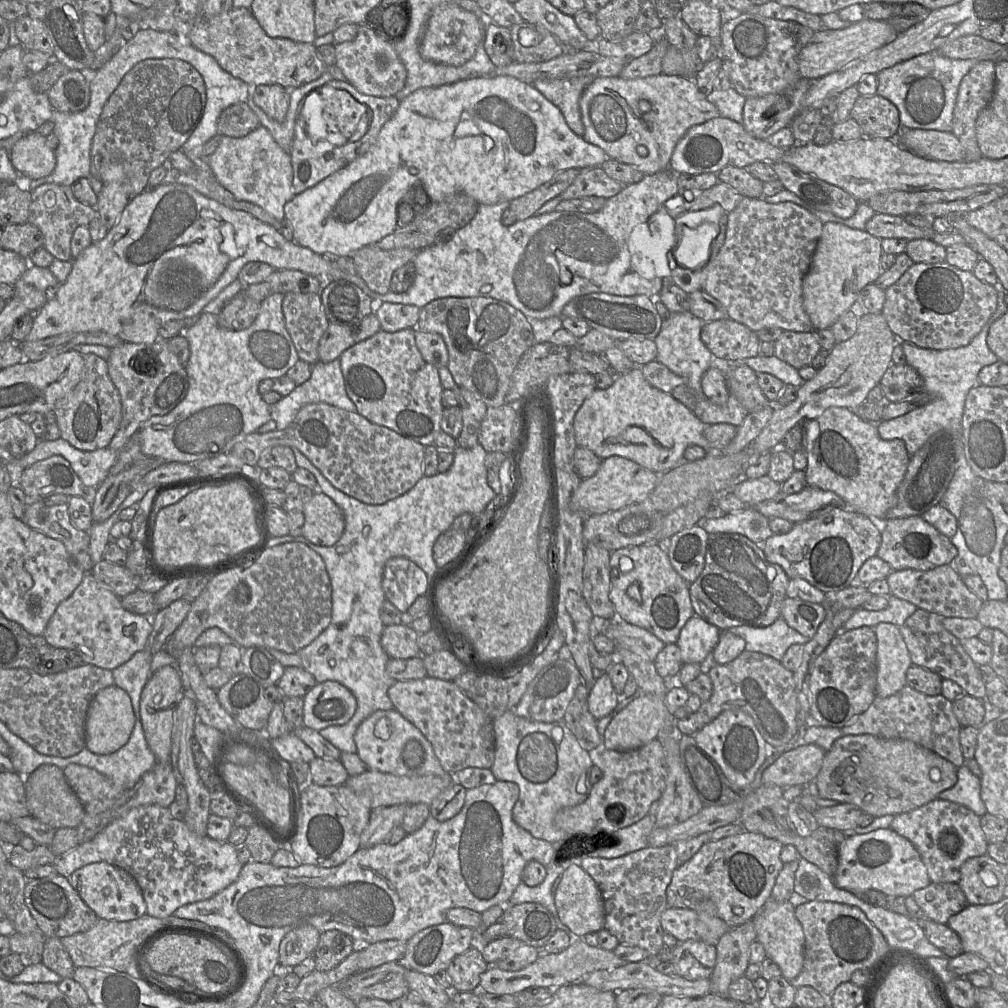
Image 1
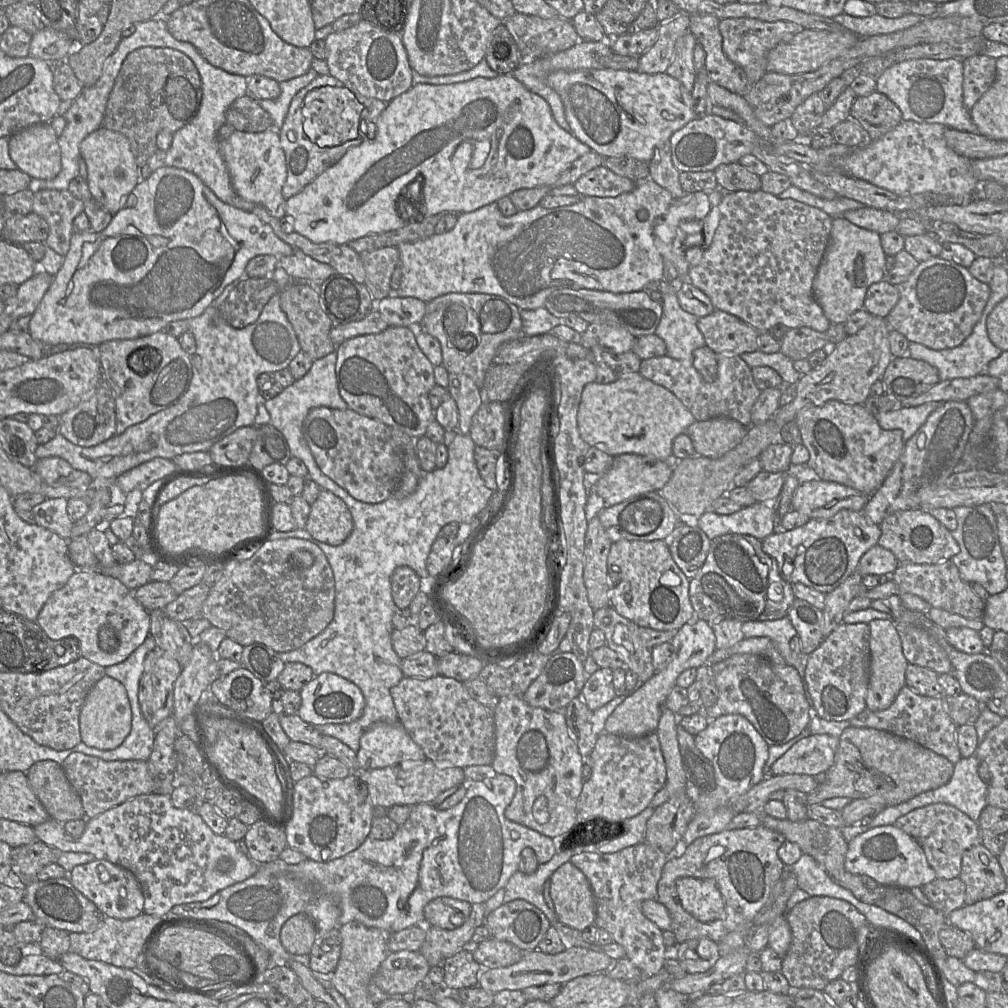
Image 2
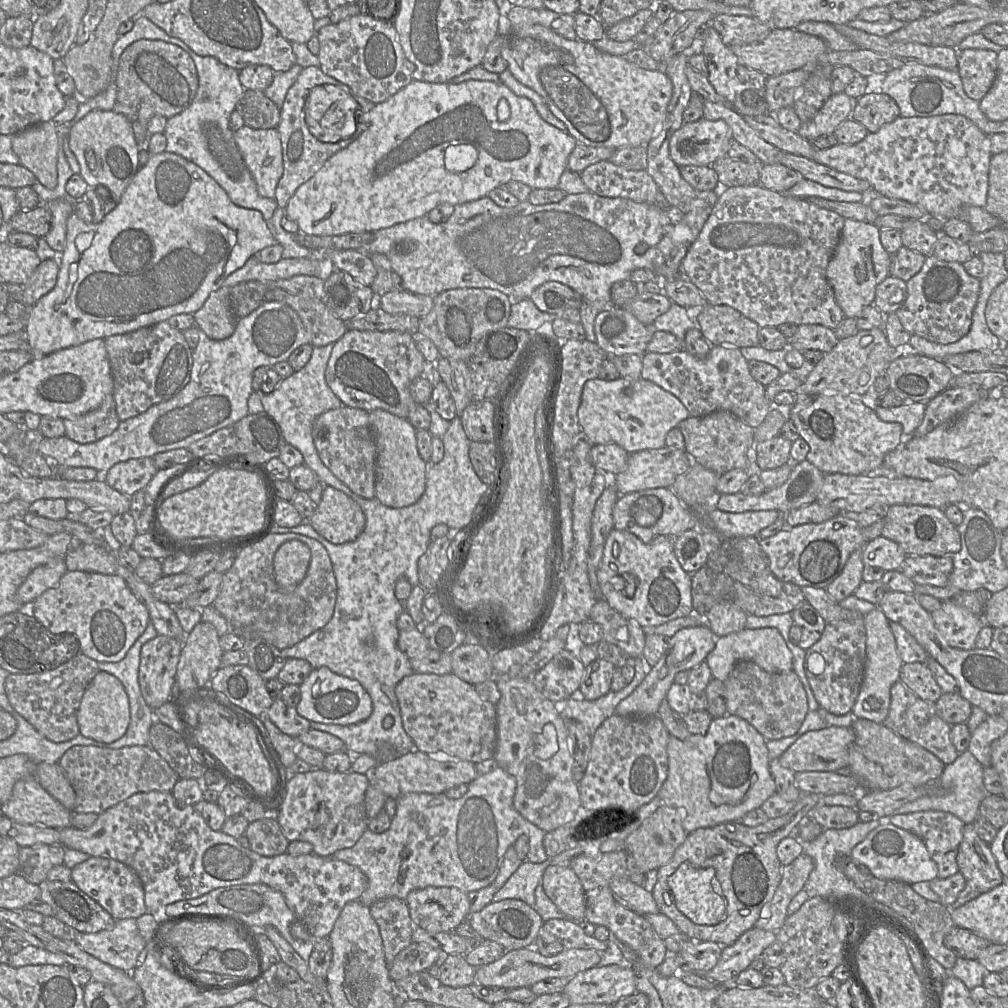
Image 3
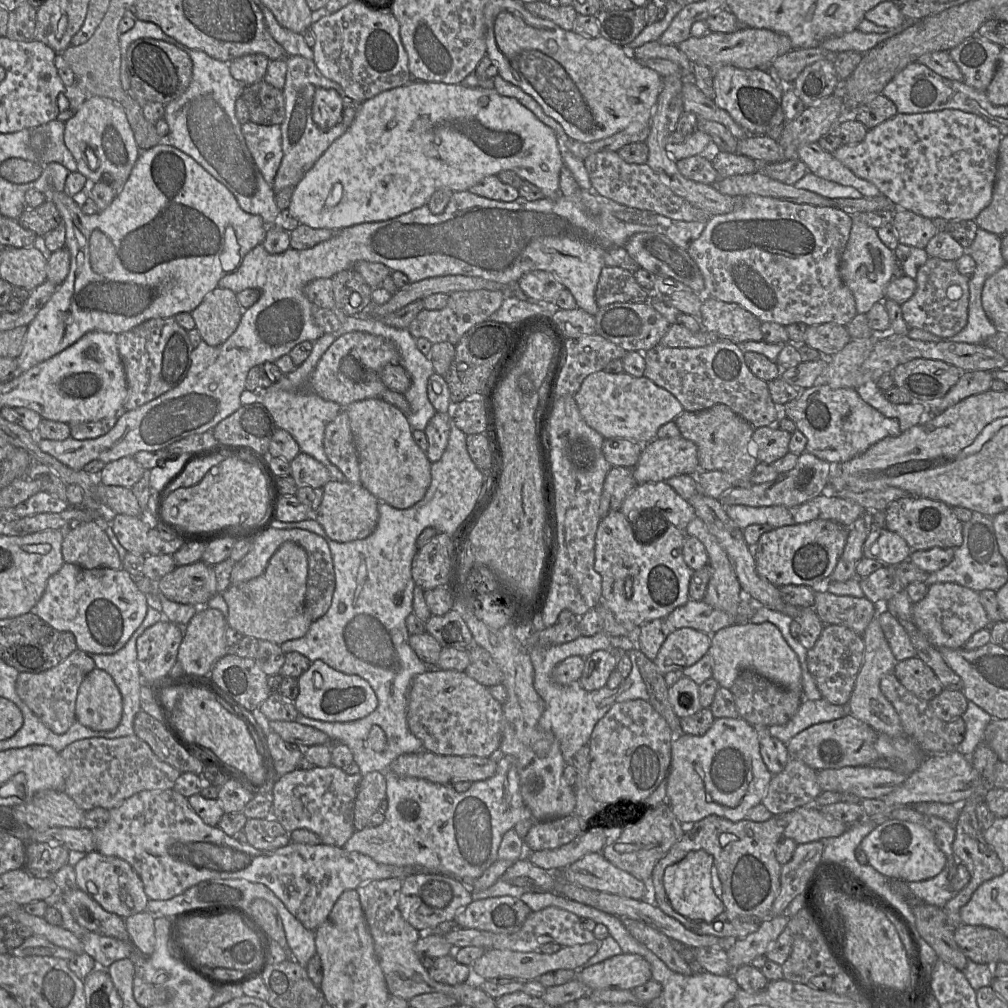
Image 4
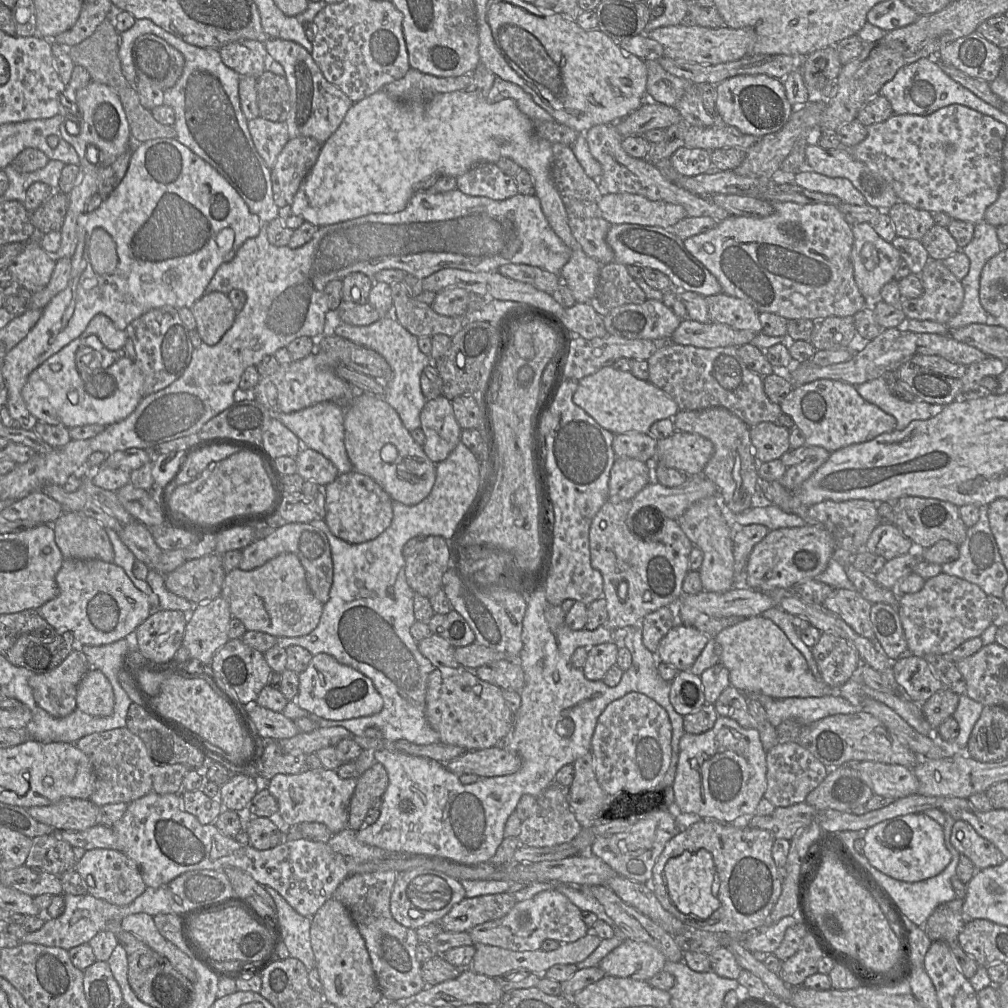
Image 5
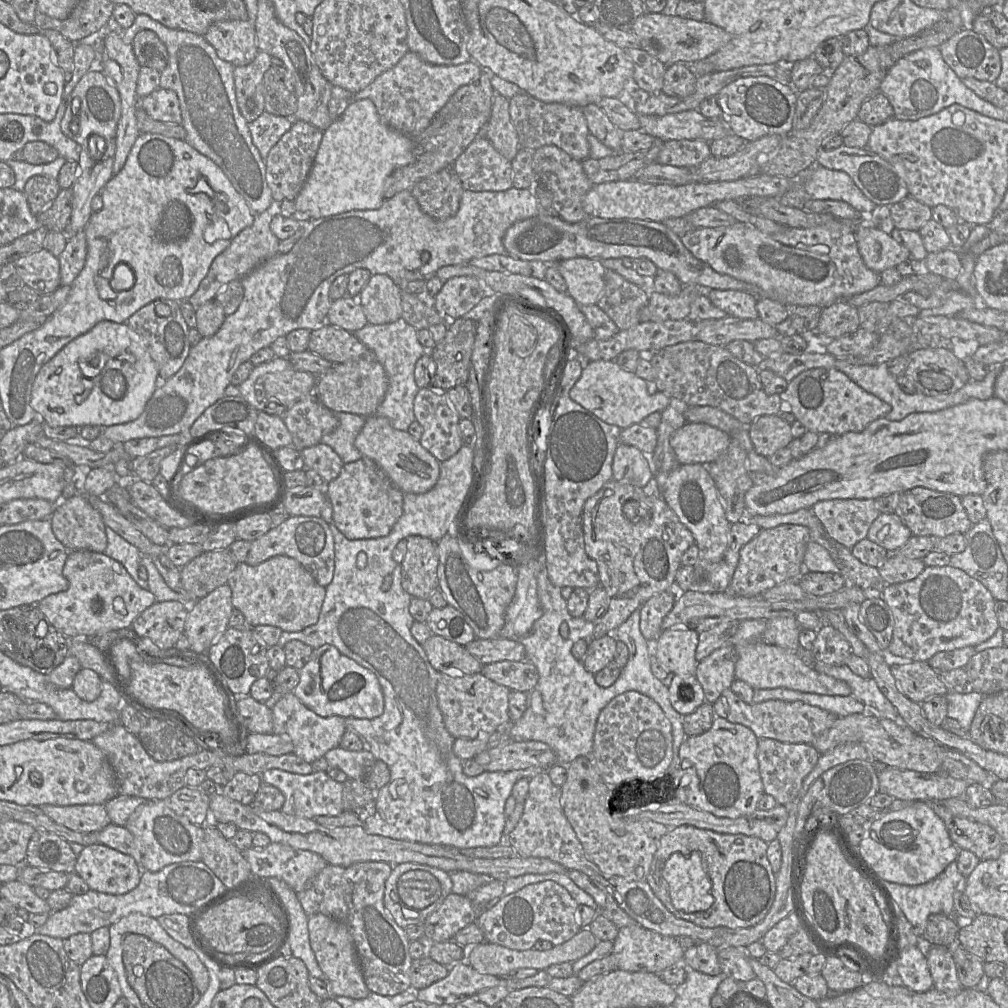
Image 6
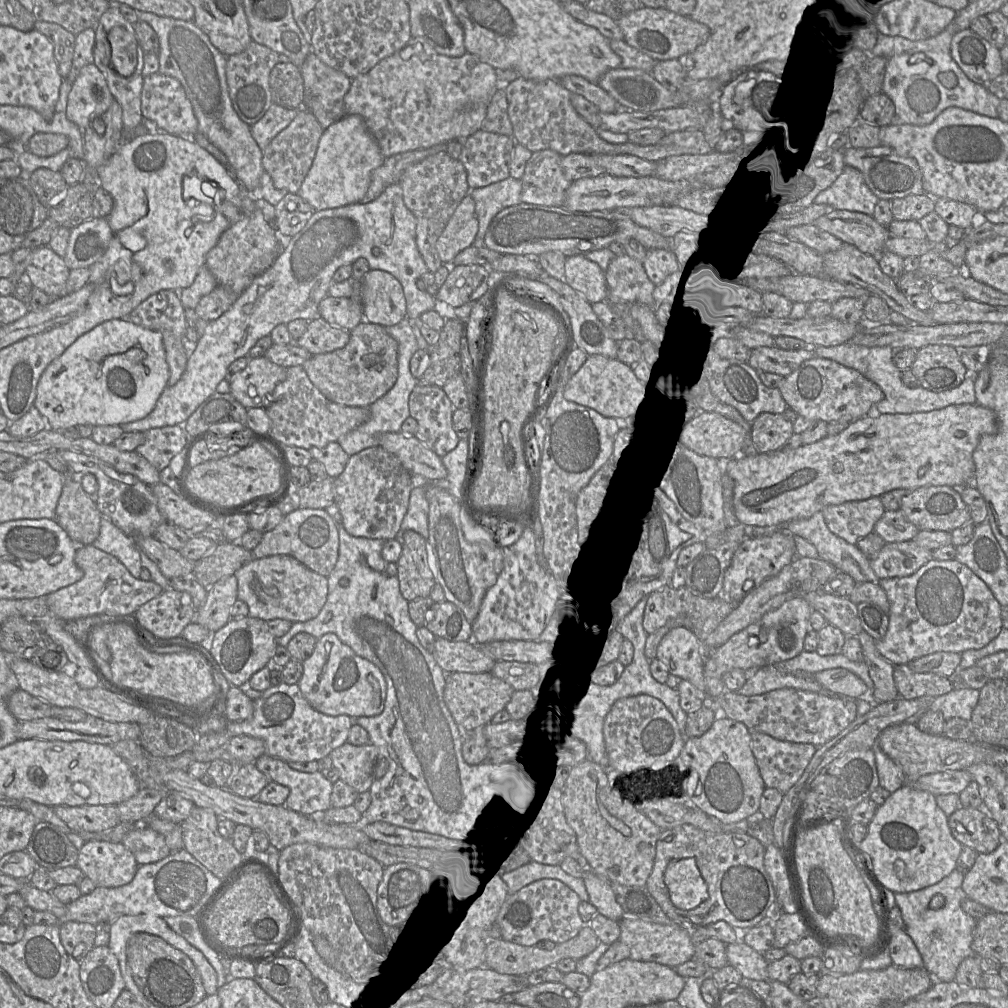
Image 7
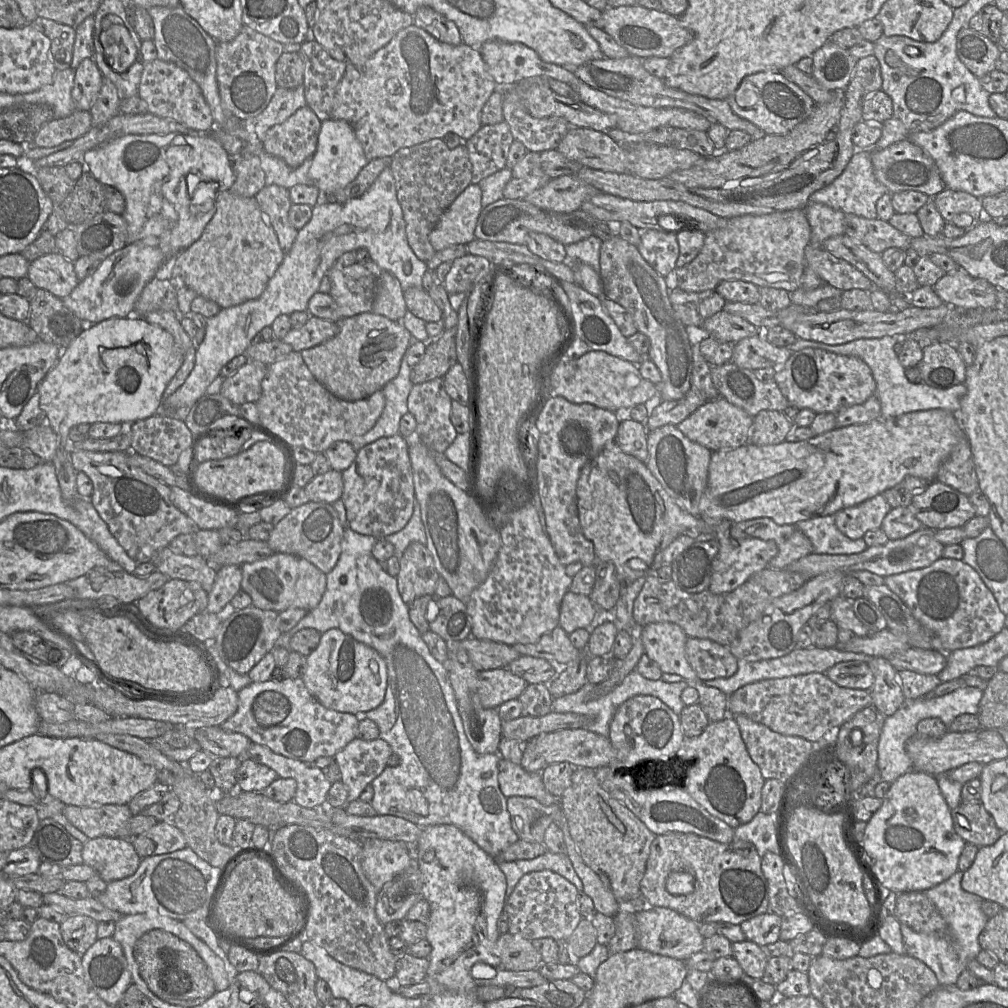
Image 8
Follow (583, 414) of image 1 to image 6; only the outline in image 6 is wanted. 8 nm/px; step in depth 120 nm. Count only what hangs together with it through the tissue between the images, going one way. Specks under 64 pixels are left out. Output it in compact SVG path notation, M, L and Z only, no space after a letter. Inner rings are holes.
M614 360L584 362L581 376L571 388L569 396L605 423L621 429L641 423L654 412L662 412L670 403L670 397L658 391L654 381L646 382L635 372L620 367Z

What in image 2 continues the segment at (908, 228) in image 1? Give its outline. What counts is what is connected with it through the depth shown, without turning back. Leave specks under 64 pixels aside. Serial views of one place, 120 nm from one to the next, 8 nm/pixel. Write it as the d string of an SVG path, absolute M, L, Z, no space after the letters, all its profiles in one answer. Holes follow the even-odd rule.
M868 206L848 210L842 217L856 226L878 234L895 231L901 218L899 214Z

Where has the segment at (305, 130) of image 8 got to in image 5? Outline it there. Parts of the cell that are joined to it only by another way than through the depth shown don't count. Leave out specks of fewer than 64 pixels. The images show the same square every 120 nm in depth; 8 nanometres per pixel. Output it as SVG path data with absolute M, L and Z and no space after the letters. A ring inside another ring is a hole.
M296 137L289 139L280 152L273 168L271 168L271 185L275 204L281 208L292 205L301 183L316 163L322 145L311 137Z

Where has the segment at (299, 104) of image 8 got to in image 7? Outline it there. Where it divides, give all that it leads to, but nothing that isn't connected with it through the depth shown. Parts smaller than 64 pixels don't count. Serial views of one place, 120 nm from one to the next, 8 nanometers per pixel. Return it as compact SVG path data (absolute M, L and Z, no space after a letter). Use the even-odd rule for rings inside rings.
M271 104L263 117L250 126L251 135L263 151L271 140L282 131L297 115L298 109L284 108Z

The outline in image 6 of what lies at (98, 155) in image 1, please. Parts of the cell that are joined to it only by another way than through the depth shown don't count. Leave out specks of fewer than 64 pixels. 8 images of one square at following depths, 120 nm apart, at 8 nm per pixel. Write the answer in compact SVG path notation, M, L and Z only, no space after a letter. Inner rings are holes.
M153 31L138 32L132 46L141 67L149 67L160 73L166 68L169 58L167 48Z

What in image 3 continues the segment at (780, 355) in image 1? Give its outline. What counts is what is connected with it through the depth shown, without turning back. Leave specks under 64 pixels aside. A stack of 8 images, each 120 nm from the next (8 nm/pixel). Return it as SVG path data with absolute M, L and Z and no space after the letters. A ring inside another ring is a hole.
M814 324L798 326L796 334L788 341L788 348L802 353L808 350L818 350L825 354L831 352L839 342L834 330Z

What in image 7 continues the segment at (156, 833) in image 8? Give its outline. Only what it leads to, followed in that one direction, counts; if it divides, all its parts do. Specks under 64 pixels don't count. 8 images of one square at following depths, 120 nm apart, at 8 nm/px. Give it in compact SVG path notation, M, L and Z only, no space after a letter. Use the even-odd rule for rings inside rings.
M145 824L137 825L122 840L139 865L160 861L173 853L164 835Z

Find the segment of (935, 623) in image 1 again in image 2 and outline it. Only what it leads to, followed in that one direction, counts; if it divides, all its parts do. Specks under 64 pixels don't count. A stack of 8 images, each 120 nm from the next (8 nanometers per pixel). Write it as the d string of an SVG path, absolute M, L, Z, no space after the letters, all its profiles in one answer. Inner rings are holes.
M894 622L894 627L908 663L929 668L938 675L952 674L952 664L946 651L927 631L901 622Z

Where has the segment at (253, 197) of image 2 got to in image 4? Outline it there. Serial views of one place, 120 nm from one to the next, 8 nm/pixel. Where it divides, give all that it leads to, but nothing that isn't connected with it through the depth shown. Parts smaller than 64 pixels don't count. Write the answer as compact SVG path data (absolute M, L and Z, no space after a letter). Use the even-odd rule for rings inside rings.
M248 121L241 126L246 145L265 181L273 185L283 158L280 125L259 125Z

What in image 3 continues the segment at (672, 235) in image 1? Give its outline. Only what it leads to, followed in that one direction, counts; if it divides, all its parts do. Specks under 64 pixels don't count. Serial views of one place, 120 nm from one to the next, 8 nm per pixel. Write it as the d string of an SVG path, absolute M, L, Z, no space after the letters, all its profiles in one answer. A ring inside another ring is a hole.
M589 191L585 192L585 193L579 193L579 194L566 194L565 197L561 201L556 202L556 203L549 203L549 204L544 204L544 205L533 205L528 201L524 201L524 202L520 202L518 205L516 205L514 207L498 206L488 196L485 196L485 197L479 198L474 201L455 205L452 215L449 217L449 219L447 221L445 221L443 223L433 223L426 216L424 216L424 217L415 218L415 219L412 219L412 220L409 220L409 221L406 221L403 223L393 225L388 228L377 230L377 231L373 232L373 238L369 243L367 243L360 249L355 249L355 250L360 250L367 255L371 255L374 253L384 254L389 259L393 271L396 272L402 278L405 291L409 291L409 292L412 292L415 294L435 296L443 291L455 289L455 288L490 288L490 289L499 290L500 292L506 294L507 296L514 296L514 297L517 297L520 299L525 299L525 298L530 298L530 295L532 294L532 292L536 288L538 288L539 286L544 284L545 282L548 282L548 281L560 282L564 285L569 286L570 288L572 288L575 292L577 292L581 296L581 305L579 307L579 313L580 313L580 317L581 317L581 324L583 325L584 330L585 330L585 337L586 337L586 340L588 340L590 342L596 342L596 336L595 336L595 332L594 332L595 318L596 318L597 314L599 314L600 312L607 310L614 306L611 302L611 295L610 295L612 285L616 282L629 279L631 273L636 269L647 268L647 269L650 269L655 272L655 270L657 270L657 268L664 265L665 259L663 257L663 254L658 249L657 246L658 246L661 238L663 237L663 235L666 233L668 225L673 223L673 221L674 221L674 215L673 215L672 209L670 209L670 210L661 209L655 205L651 205L651 204L647 204L647 203L639 203L639 202L635 202L630 199L621 198L621 197L617 197L617 198L602 197L602 196L599 196L599 195L589 192Z

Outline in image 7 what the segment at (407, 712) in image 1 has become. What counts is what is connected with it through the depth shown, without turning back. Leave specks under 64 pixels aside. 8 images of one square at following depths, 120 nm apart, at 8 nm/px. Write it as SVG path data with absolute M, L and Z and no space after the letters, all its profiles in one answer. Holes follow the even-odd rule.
M491 672L446 674L444 701L462 733L471 733L476 728L492 722L493 717L505 709L514 693L514 688Z

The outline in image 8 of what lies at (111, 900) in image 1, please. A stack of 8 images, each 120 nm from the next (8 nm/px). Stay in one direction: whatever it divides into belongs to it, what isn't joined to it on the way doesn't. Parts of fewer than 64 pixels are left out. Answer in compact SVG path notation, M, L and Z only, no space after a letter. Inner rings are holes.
M113 837L88 839L83 844L82 858L107 883L135 874L142 859L130 838Z

